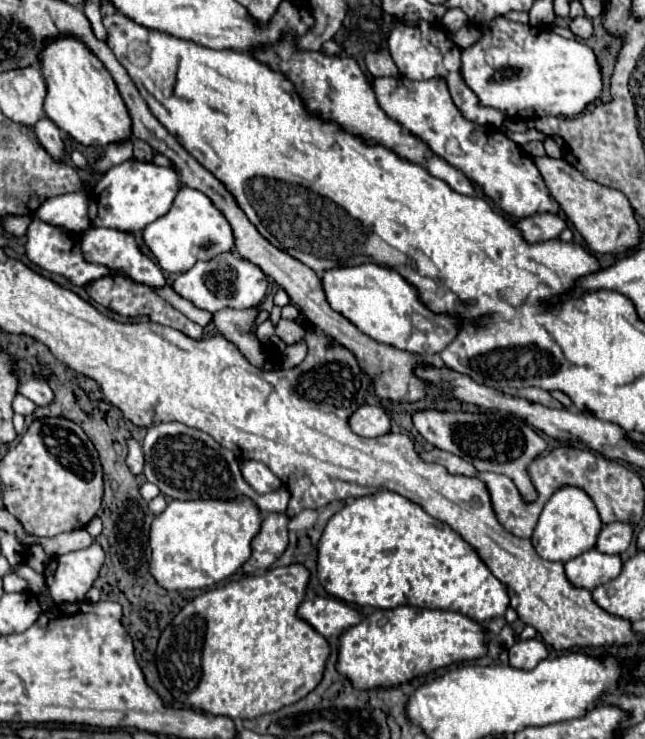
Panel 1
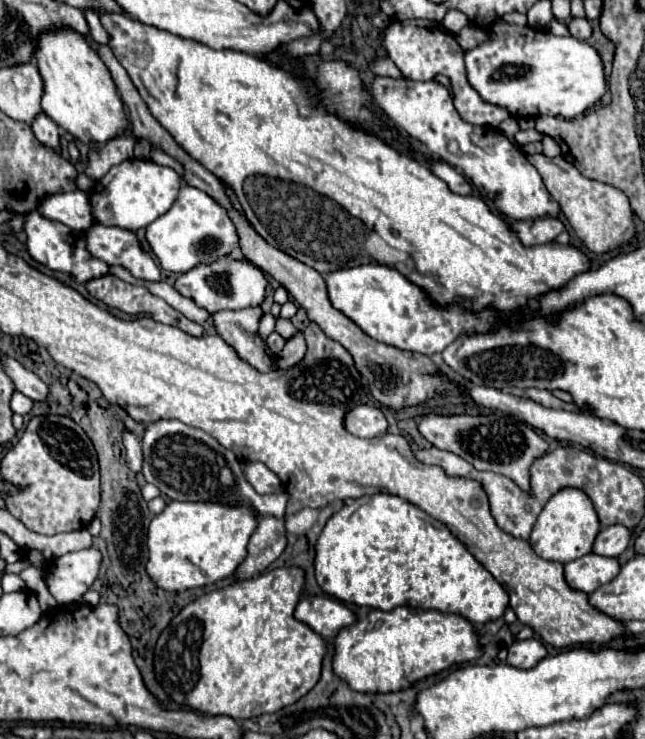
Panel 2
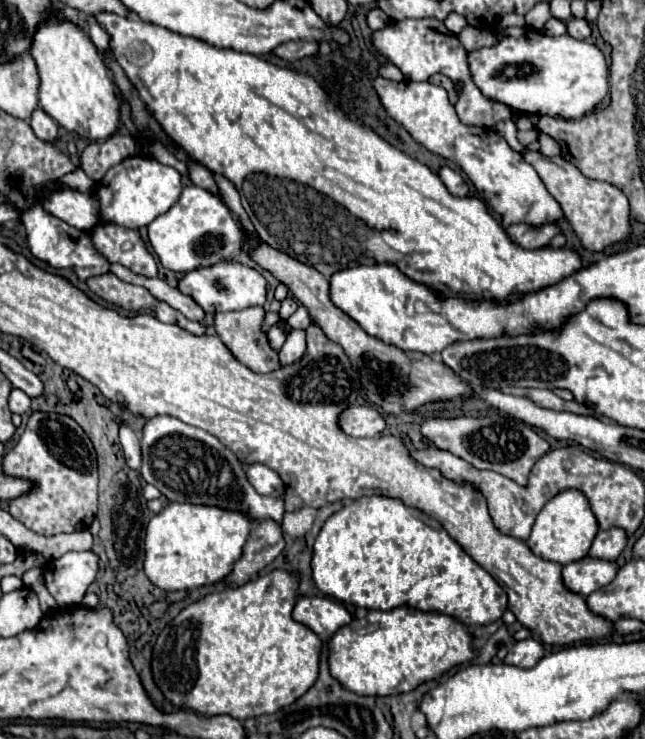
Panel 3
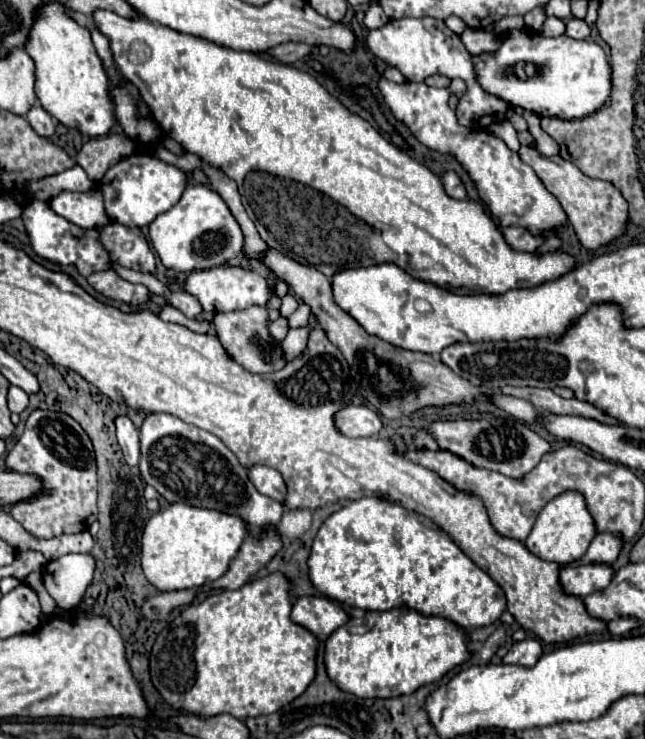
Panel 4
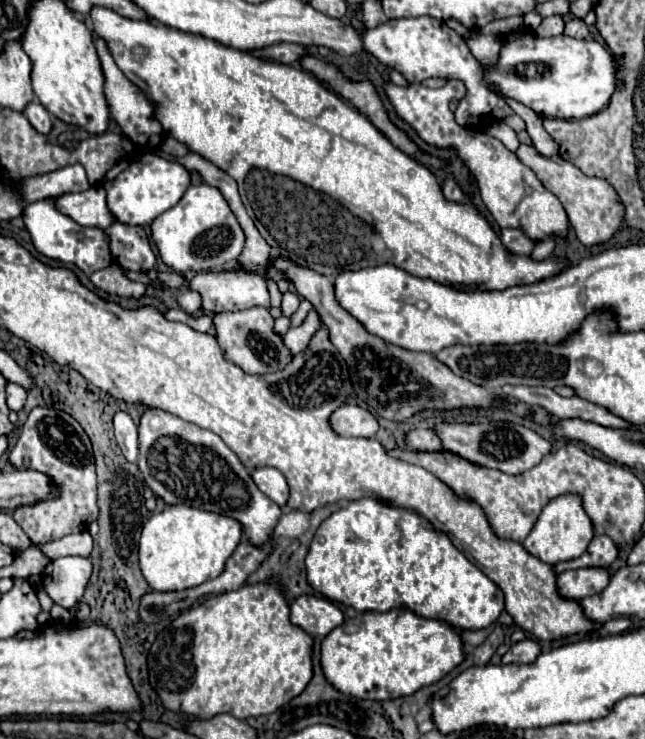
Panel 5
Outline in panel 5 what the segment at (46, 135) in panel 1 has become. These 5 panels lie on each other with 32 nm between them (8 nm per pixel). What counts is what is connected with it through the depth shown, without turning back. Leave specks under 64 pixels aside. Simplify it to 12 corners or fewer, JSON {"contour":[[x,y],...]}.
{"contour":[[30,102],[24,116],[40,132],[52,130],[52,118],[40,102]]}

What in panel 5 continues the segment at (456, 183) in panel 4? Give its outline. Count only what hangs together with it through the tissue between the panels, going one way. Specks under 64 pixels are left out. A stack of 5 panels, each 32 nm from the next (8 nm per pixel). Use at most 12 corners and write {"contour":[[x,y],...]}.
{"contour":[[448,178],[442,184],[444,198],[462,202],[464,192],[456,180]]}

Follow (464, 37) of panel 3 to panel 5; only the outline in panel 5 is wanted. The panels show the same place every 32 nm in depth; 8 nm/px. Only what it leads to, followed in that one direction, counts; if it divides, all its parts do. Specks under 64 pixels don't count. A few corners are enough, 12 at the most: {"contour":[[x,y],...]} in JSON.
{"contour":[[472,32],[468,46],[486,68],[496,68],[500,38]]}

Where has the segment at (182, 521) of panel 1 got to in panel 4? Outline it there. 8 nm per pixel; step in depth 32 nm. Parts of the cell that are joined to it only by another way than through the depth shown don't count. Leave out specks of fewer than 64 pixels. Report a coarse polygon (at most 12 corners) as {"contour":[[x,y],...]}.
{"contour":[[168,504],[144,526],[142,572],[160,592],[220,578],[248,528]]}

